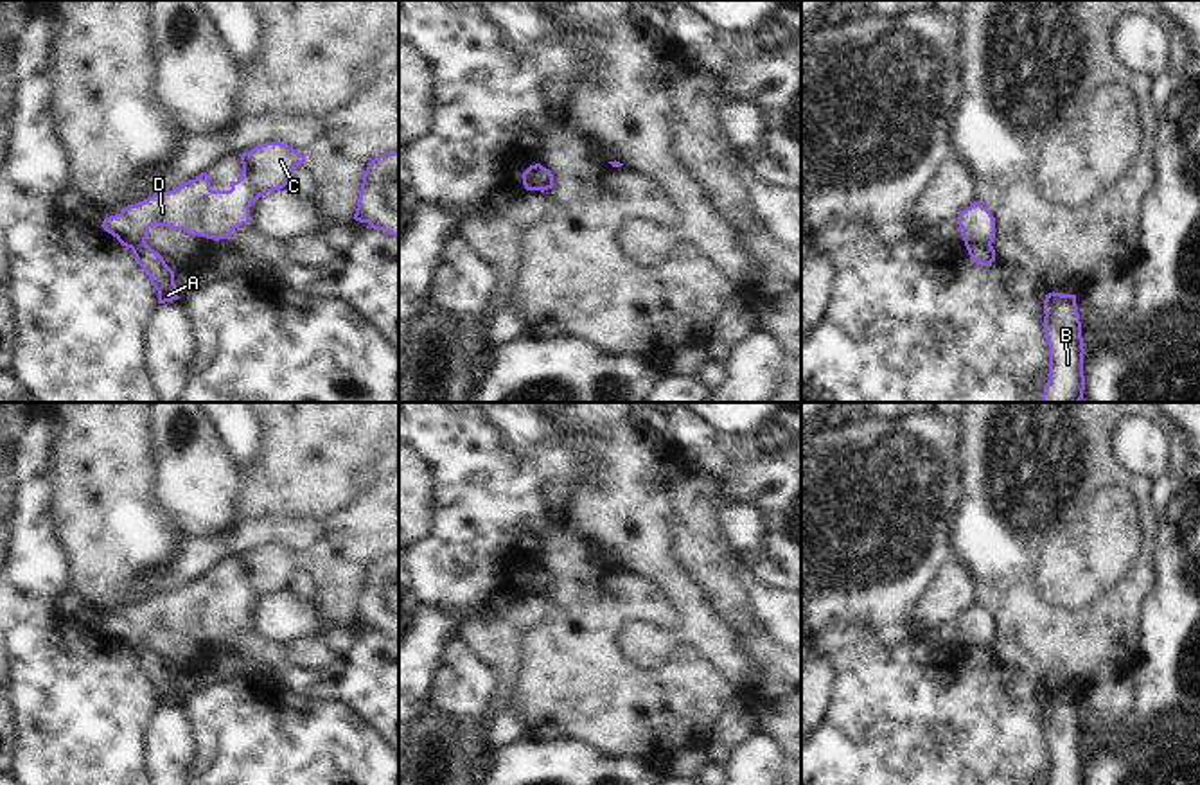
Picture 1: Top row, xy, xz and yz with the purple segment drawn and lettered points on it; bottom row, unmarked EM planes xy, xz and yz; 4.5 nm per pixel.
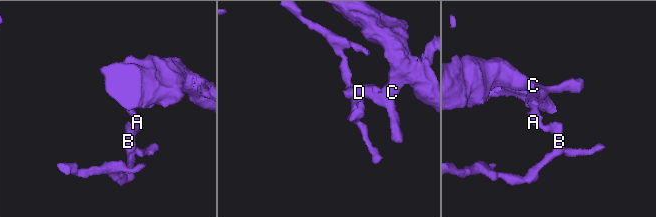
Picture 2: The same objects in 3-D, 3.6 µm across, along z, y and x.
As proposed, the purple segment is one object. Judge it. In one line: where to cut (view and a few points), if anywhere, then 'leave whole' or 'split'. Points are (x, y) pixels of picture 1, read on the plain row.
yz (990, 645), (970, 645), (967, 649) | split

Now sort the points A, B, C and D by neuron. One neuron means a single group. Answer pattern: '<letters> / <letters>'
A B / C D

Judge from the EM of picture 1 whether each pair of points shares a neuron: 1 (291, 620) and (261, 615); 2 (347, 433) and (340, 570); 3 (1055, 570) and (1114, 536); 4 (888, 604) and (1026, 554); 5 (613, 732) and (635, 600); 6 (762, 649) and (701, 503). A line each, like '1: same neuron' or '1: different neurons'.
1: same neuron
2: different neurons
3: same neuron
4: different neurons
5: same neuron
6: same neuron

